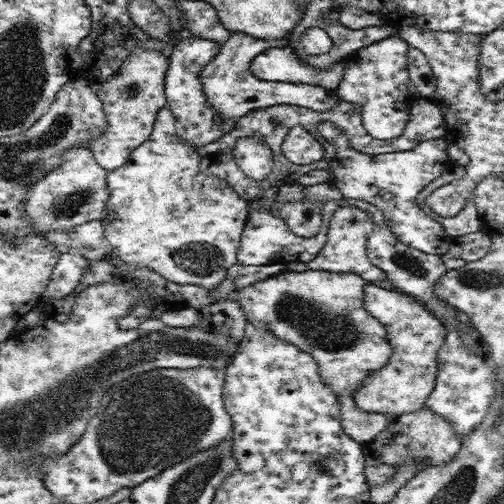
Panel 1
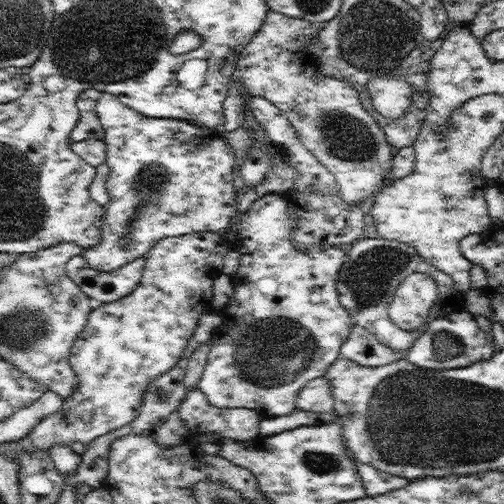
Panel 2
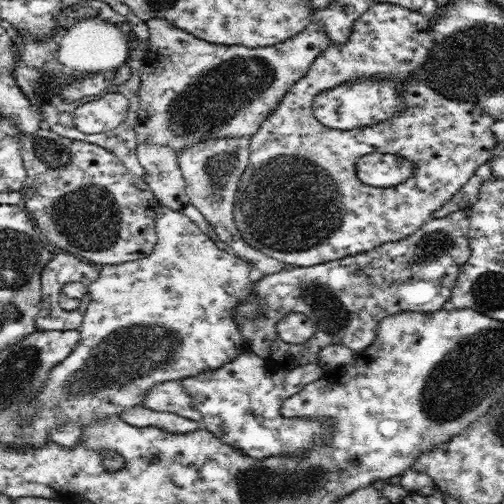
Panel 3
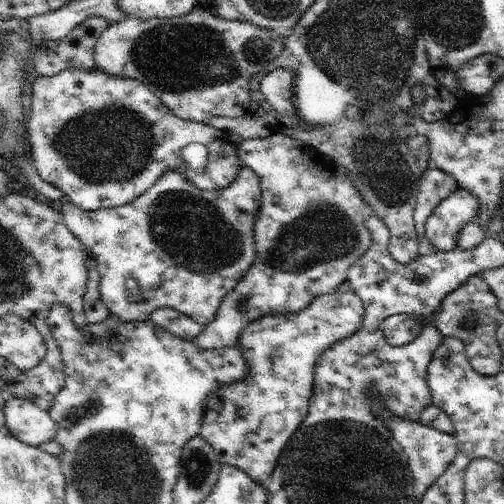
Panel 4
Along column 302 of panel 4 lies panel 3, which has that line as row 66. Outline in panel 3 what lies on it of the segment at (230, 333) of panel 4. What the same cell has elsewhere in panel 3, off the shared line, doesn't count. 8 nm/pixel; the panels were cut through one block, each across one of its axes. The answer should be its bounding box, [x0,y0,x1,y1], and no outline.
[138,18,332,152]

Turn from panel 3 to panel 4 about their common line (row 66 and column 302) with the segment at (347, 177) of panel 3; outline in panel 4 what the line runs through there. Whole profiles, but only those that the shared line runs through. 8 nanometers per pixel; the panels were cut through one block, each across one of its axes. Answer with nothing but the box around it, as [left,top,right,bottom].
[199,292,365,486]

